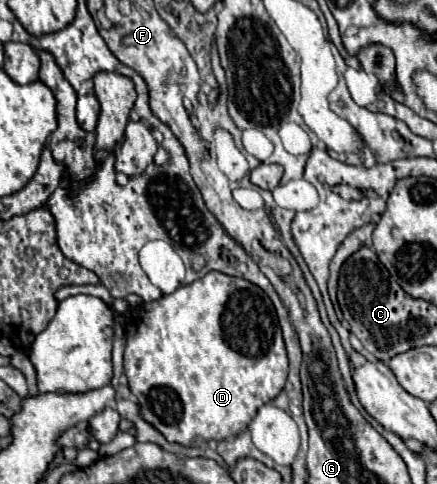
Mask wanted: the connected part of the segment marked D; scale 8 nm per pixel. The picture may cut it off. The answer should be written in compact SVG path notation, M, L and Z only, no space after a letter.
M210 271L202 279L134 311L126 327L124 373L148 423L168 441L204 447L210 439L222 441L242 433L254 413L282 391L288 375L288 357L270 297L246 279Z

